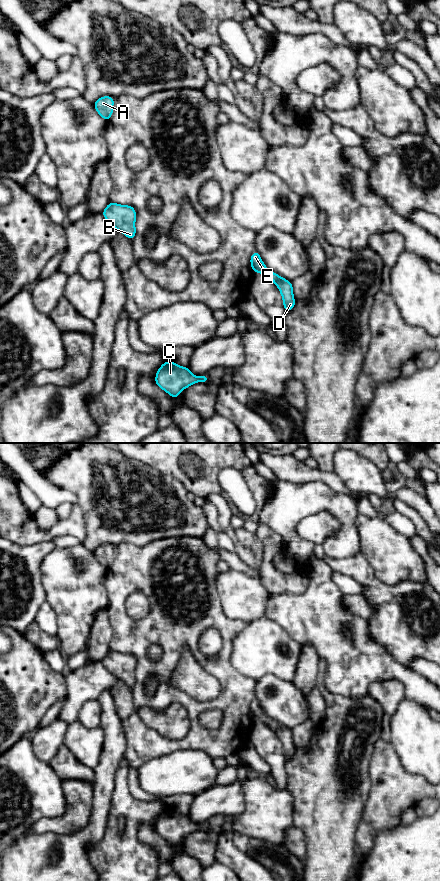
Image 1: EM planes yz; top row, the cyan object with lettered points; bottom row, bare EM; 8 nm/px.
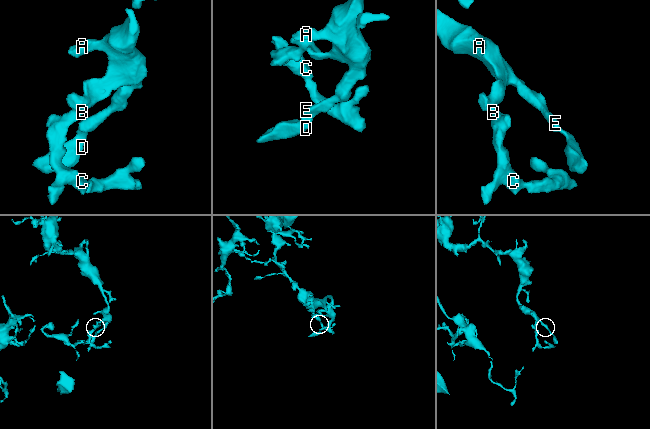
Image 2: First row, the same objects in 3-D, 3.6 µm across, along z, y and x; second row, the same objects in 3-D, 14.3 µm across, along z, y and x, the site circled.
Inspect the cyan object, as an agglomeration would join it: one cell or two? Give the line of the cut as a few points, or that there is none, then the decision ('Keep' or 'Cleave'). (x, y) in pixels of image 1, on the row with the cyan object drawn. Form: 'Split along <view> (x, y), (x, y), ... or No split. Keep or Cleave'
No split. Keep

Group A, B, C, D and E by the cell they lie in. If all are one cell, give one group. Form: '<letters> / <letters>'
A B C D E

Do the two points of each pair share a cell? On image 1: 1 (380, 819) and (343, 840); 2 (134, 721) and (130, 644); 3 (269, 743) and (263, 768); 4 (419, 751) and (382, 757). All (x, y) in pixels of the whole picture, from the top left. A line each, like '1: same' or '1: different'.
1: different
2: same
3: different
4: different

